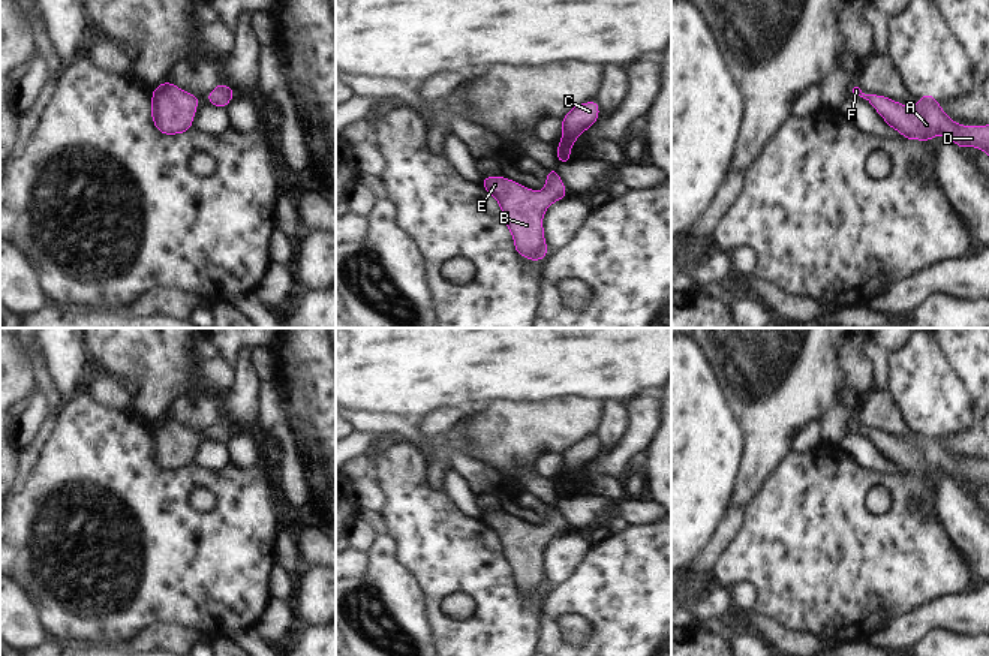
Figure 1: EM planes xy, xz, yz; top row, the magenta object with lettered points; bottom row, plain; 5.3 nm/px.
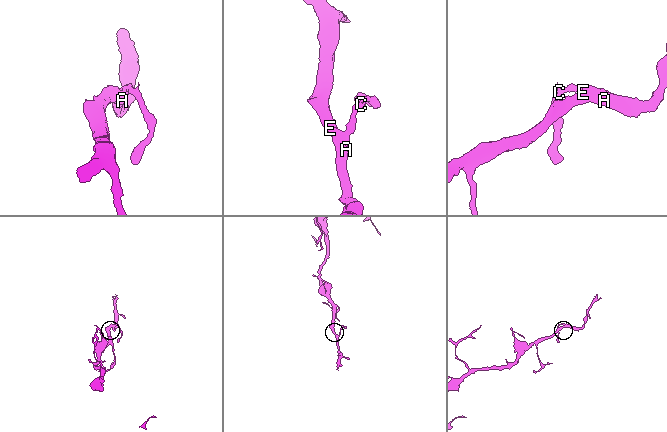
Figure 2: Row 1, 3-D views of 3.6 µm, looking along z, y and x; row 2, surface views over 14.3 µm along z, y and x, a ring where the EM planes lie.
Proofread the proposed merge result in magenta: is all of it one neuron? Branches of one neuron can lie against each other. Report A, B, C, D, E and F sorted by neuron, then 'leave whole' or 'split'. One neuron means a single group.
A B C D E F; leave whole

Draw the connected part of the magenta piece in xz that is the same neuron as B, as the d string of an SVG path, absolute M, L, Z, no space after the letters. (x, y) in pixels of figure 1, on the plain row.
M550 503L541 527L533 527L505 512L484 512L481 520L499 538L517 590L529 596L542 596L548 589L542 551L551 538L568 530L556 503Z

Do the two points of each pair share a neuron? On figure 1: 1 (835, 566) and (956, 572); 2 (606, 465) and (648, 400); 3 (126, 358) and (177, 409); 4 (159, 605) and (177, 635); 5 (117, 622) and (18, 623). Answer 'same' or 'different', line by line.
1: same
2: same
3: different
4: different
5: different

